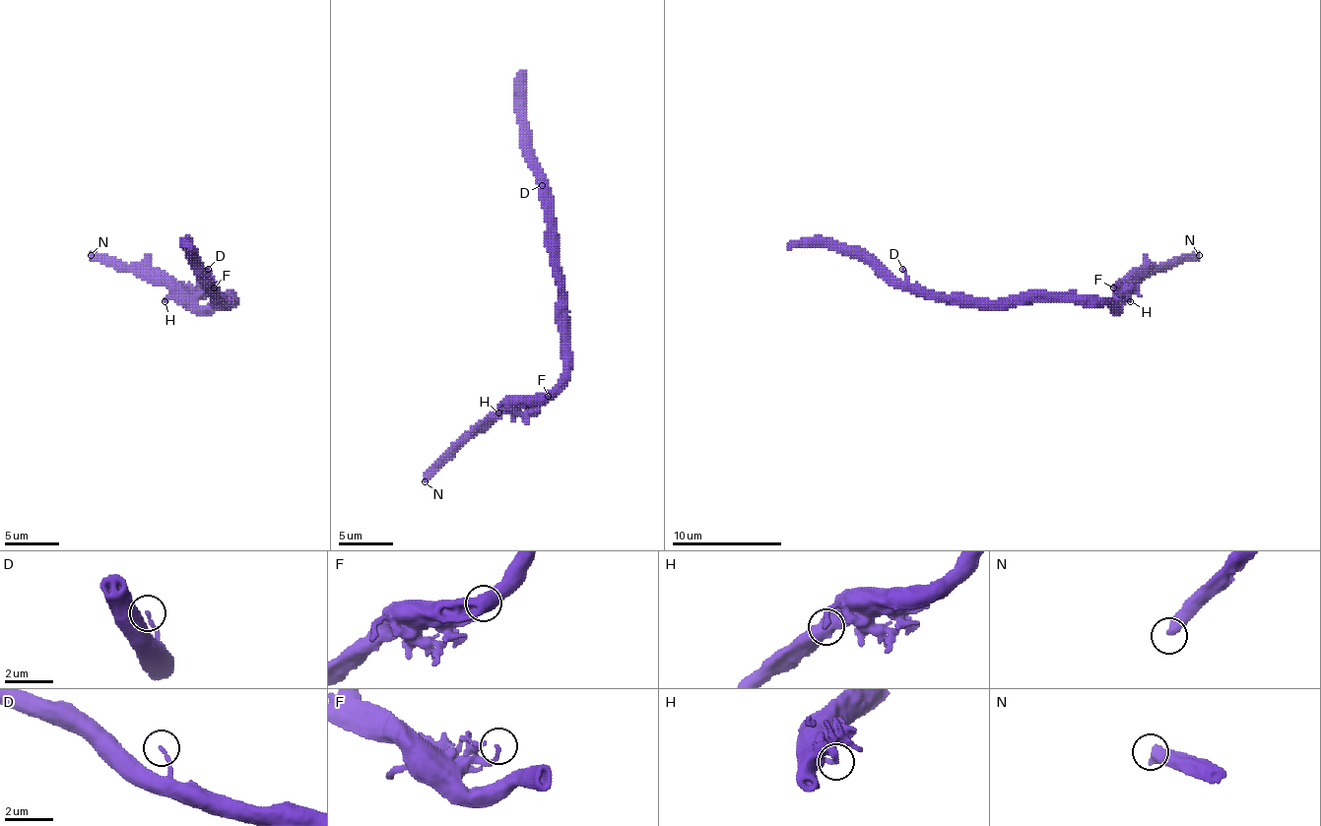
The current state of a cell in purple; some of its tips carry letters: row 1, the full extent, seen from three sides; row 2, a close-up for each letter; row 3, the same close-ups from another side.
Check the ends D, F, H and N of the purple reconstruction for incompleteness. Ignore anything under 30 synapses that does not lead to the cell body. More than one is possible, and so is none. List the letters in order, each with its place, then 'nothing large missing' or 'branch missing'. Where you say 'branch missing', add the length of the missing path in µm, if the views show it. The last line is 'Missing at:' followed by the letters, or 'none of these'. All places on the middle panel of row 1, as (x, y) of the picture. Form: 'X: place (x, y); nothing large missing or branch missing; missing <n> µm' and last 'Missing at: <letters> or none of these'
D: place (542, 185); nothing large missing
F: place (548, 396); nothing large missing
H: place (498, 412); nothing large missing
N: place (425, 481); branch missing; missing 20 µm
Missing at: N

